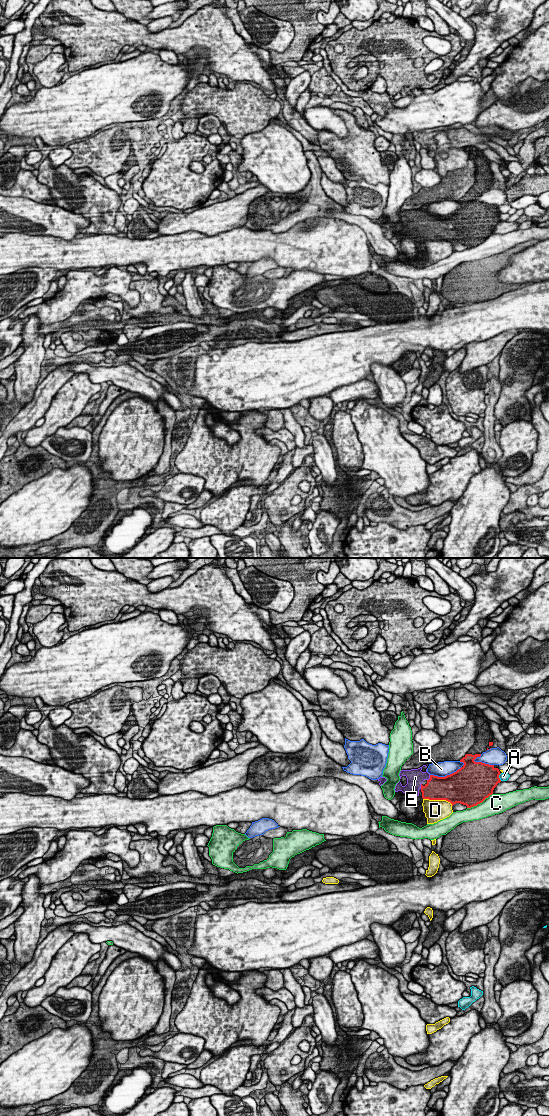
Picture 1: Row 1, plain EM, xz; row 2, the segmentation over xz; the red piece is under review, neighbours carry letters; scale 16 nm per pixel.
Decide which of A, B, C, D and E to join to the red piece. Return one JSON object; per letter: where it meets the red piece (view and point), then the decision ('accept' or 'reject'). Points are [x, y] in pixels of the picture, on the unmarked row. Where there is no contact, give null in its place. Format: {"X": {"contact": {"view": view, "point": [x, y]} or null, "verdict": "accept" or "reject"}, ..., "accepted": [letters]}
{"A": {"contact": {"view": "xz", "point": [498, 217]}, "verdict": "reject"}, "B": {"contact": {"view": "xz", "point": [447, 215]}, "verdict": "reject"}, "C": {"contact": {"view": "xz", "point": [479, 243]}, "verdict": "reject"}, "D": {"contact": {"view": "xz", "point": [438, 239]}, "verdict": "reject"}, "E": {"contact": {"view": "xz", "point": [430, 218]}, "verdict": "accept"}, "accepted": ["E"]}

